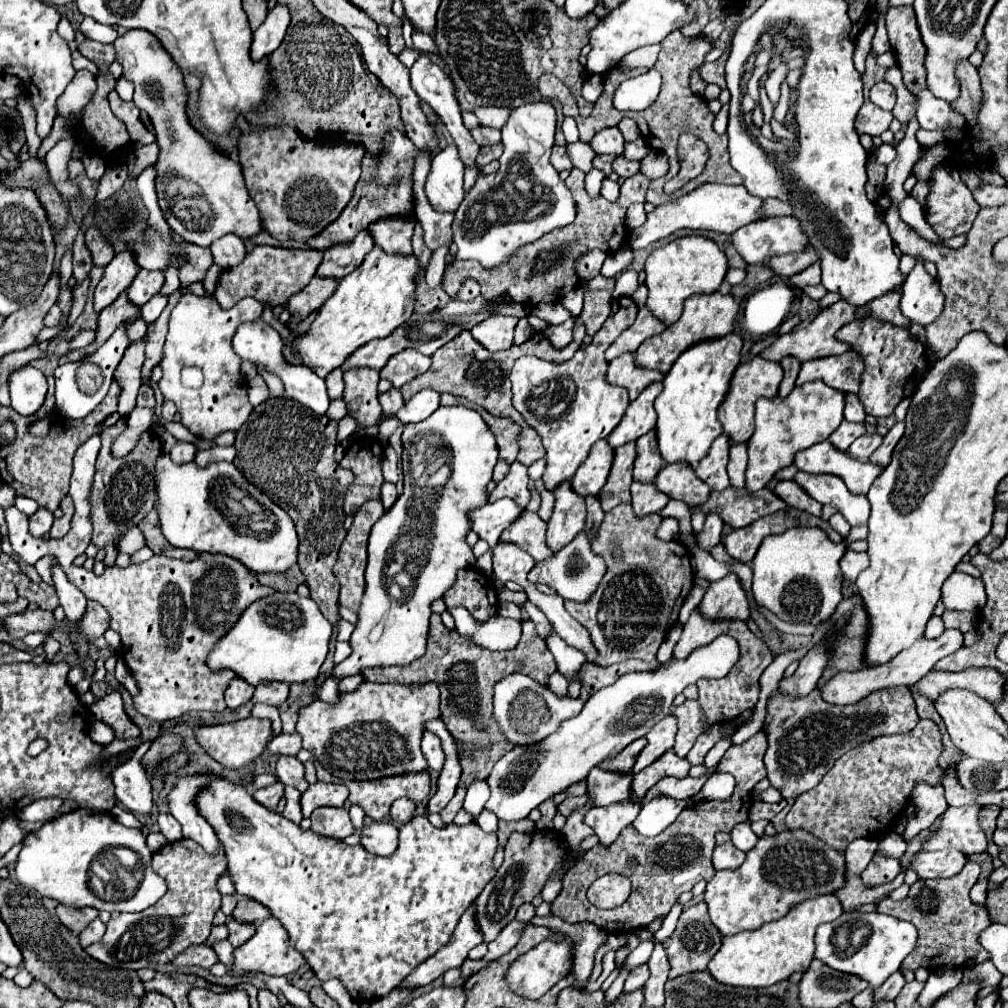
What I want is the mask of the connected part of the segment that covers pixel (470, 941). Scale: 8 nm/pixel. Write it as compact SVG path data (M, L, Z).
M469 906L469 910L461 916L449 942L441 950L437 950L437 954L433 954L427 962L419 964L397 988L411 990L417 986L427 986L439 976L443 976L447 970L461 968L469 950L477 944L481 944L481 934L477 932L477 926L473 924L473 906Z

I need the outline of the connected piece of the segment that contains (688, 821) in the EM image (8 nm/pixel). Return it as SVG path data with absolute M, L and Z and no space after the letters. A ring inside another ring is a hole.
M763 730L753 734L745 744L735 746L731 744L725 756L721 758L717 770L719 772L731 772L737 780L735 792L729 800L723 802L699 802L693 804L693 808L685 808L681 816L659 836L647 838L639 834L633 826L625 828L621 836L613 842L613 846L595 846L593 850L587 850L583 858L577 860L577 864L565 874L563 878L563 890L561 894L551 902L551 912L559 918L563 918L569 924L577 922L591 922L605 932L633 932L637 928L649 926L655 918L665 918L673 904L677 902L679 894L691 890L699 880L711 880L715 874L715 868L711 864L711 854L715 848L715 834L717 832L731 832L733 826L749 818L751 808L751 790L753 786L765 778L765 764L763 756L767 750L767 736ZM635 860L635 868L629 870L627 862ZM617 872L631 880L633 892L629 900L613 910L599 910L591 906L585 898L587 888L593 880L599 876Z

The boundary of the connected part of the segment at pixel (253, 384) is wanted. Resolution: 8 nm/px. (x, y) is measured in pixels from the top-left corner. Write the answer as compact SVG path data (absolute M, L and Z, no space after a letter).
M255 376L251 382L249 382L249 402L253 406L259 406L261 402L265 402L269 398L269 390L267 390L267 384L261 376Z

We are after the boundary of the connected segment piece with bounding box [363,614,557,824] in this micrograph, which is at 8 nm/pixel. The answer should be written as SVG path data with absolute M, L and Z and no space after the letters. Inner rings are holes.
M432 614L429 618L429 634L427 638L427 652L406 666L375 667L363 670L367 682L389 684L425 684L435 682L441 690L441 720L445 722L447 730L455 738L459 762L461 762L461 780L453 800L439 812L443 822L453 822L455 814L463 808L467 786L475 780L485 780L495 766L495 762L507 752L507 746L513 744L505 738L493 718L493 686L509 674L527 674L539 684L547 684L549 676L557 672L555 658L545 646L545 640L537 634L535 624L531 620L522 622L522 640L513 650L491 652L485 650L471 640L465 640L455 630L447 630L441 622L439 614ZM441 668L441 672L437 672Z

